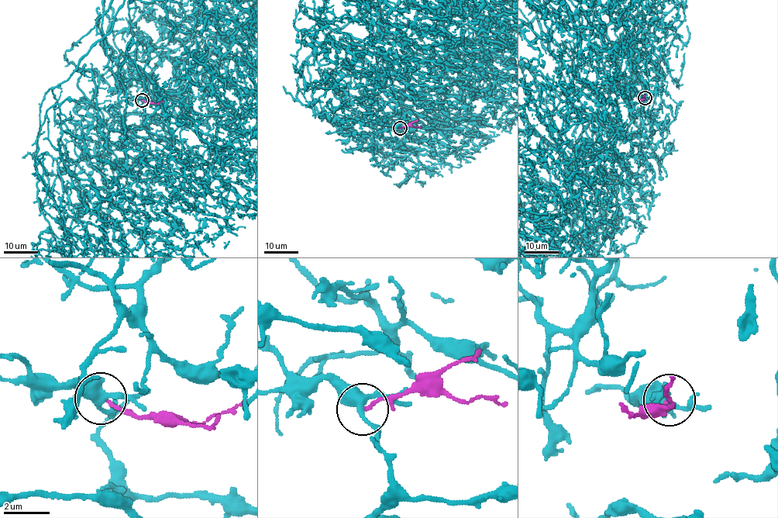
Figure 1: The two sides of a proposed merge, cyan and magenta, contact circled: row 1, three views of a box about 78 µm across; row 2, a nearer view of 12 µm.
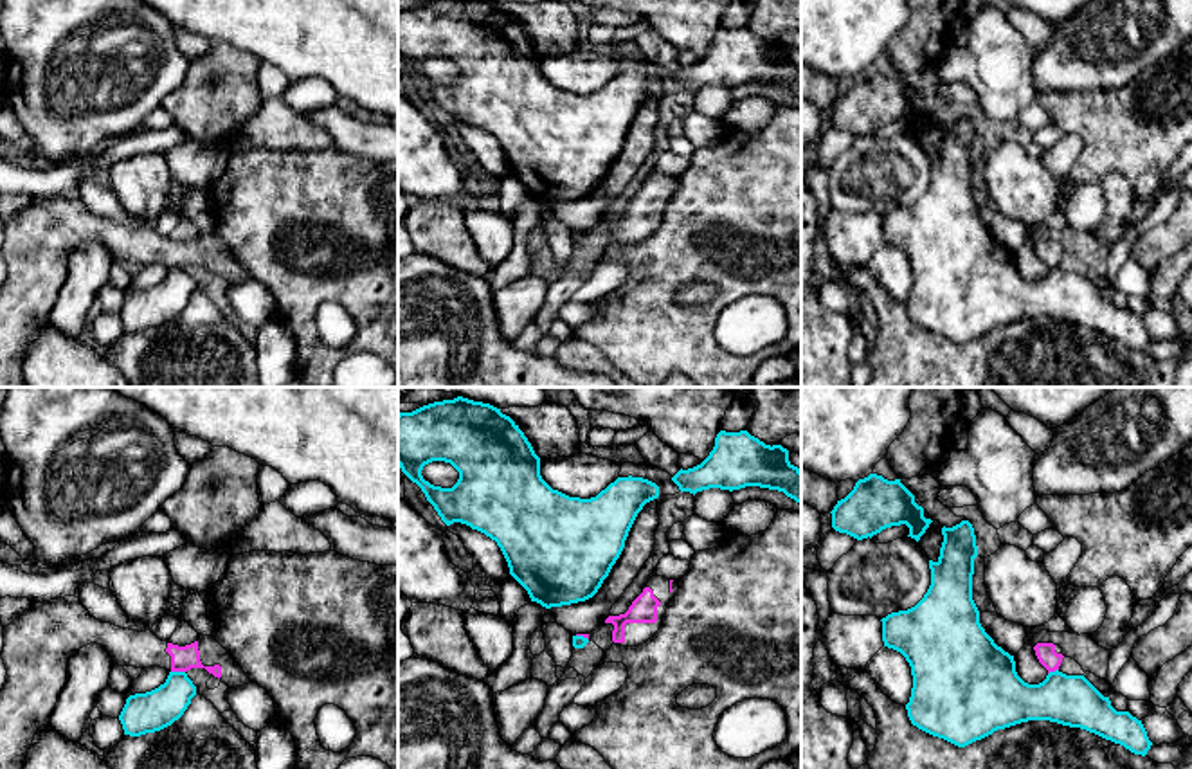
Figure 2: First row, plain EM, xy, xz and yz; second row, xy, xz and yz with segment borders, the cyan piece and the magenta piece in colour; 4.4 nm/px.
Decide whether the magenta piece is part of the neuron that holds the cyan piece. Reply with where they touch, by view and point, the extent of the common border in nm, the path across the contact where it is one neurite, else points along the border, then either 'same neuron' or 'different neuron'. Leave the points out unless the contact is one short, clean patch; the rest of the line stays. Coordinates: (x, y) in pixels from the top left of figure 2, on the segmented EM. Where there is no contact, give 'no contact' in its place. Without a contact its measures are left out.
meets cyan in xy at (179, 672); contact 60 nm long; border along xy (171, 670), (184, 672); different neuron

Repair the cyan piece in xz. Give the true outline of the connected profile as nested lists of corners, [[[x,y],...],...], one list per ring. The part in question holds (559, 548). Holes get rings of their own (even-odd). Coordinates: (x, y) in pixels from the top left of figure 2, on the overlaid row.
[[[463,396],[434,402],[412,412],[398,414],[398,466],[416,483],[441,520],[461,522],[497,542],[510,574],[528,591],[531,602],[546,609],[571,605],[592,598],[619,558],[628,531],[643,506],[659,497],[659,486],[643,477],[618,477],[596,497],[569,497],[553,490],[540,475],[540,457],[519,425],[501,409]],[[432,461],[450,463],[459,479],[452,488],[434,486],[421,470]]]

